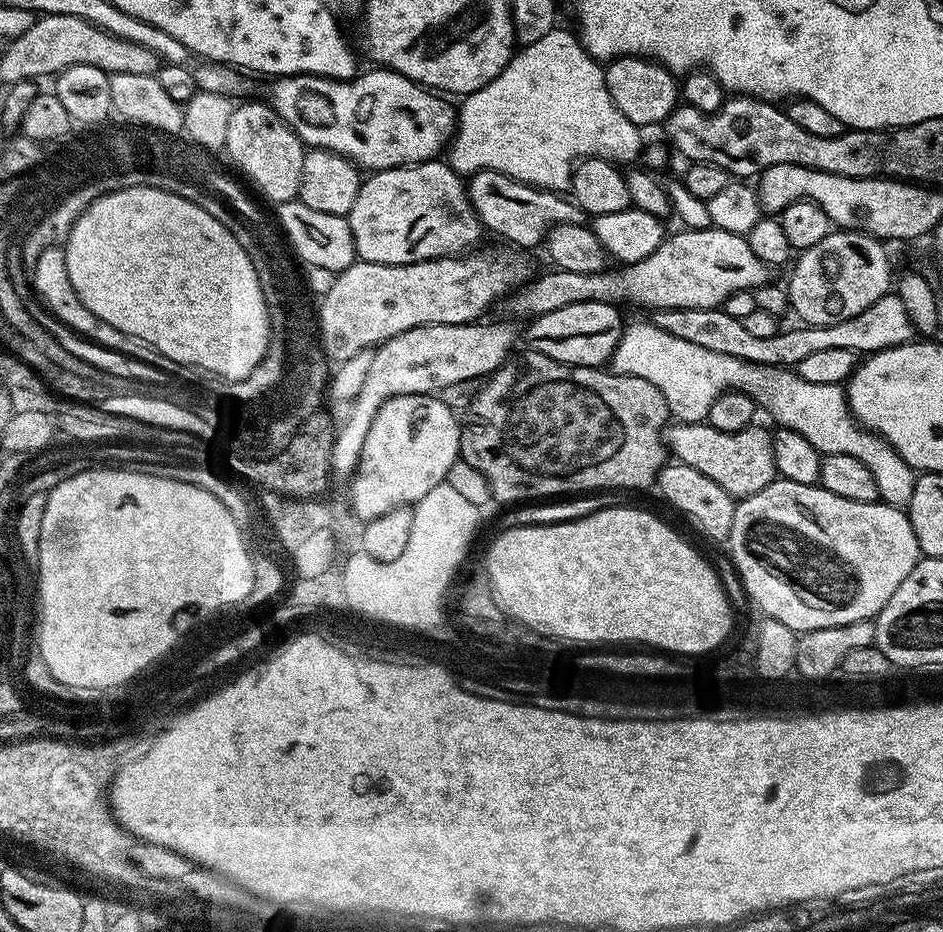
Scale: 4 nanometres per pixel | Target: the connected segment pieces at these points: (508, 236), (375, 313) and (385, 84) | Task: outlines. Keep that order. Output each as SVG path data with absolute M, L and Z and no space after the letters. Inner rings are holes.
M494 170L473 173L466 187L481 225L520 250L534 247L539 240L541 243L555 224L583 224L586 220L586 213L567 195L527 185Z
M500 248L480 251L417 264L351 264L337 275L334 286L318 304L320 339L325 353L339 362L364 348L382 345L406 330L414 330L414 326L479 321L491 304L499 305L530 279L528 264L519 251L503 252Z
M376 66L371 70L373 72L361 71L359 74L353 76L351 80L331 80L330 78L322 78L321 76L281 76L271 81L271 106L292 127L294 134L298 134L300 141L308 148L328 148L332 152L337 152L340 156L345 156L347 160L351 160L361 170L381 172L384 168L403 168L410 164L423 164L425 160L437 159L449 147L453 133L456 130L457 109L455 107L451 108L444 101L447 99L443 95L425 88L423 84L414 83L410 78L393 72L391 68Z

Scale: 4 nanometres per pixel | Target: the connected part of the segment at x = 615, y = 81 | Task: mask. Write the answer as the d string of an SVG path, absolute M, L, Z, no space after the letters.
M619 56L604 68L606 88L614 104L634 126L647 130L651 124L663 125L678 107L678 80L667 68L643 56Z

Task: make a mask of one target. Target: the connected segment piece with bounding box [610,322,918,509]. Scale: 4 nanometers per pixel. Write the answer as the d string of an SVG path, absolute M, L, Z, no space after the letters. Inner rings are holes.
M651 322L629 323L625 327L612 355L610 368L619 376L646 378L650 386L658 386L668 403L669 413L681 424L705 423L711 406L724 392L744 392L763 411L765 408L777 420L775 423L779 427L802 434L802 438L806 438L806 442L824 456L846 454L850 458L858 458L858 462L874 474L883 503L903 509L914 494L918 475L916 469L910 467L902 454L892 449L882 436L869 432L857 422L841 385L818 386L815 382L806 382L787 368L769 368L767 364L751 364L730 358L730 354L714 354L714 350L705 350L702 346L694 346L694 342L674 338Z

